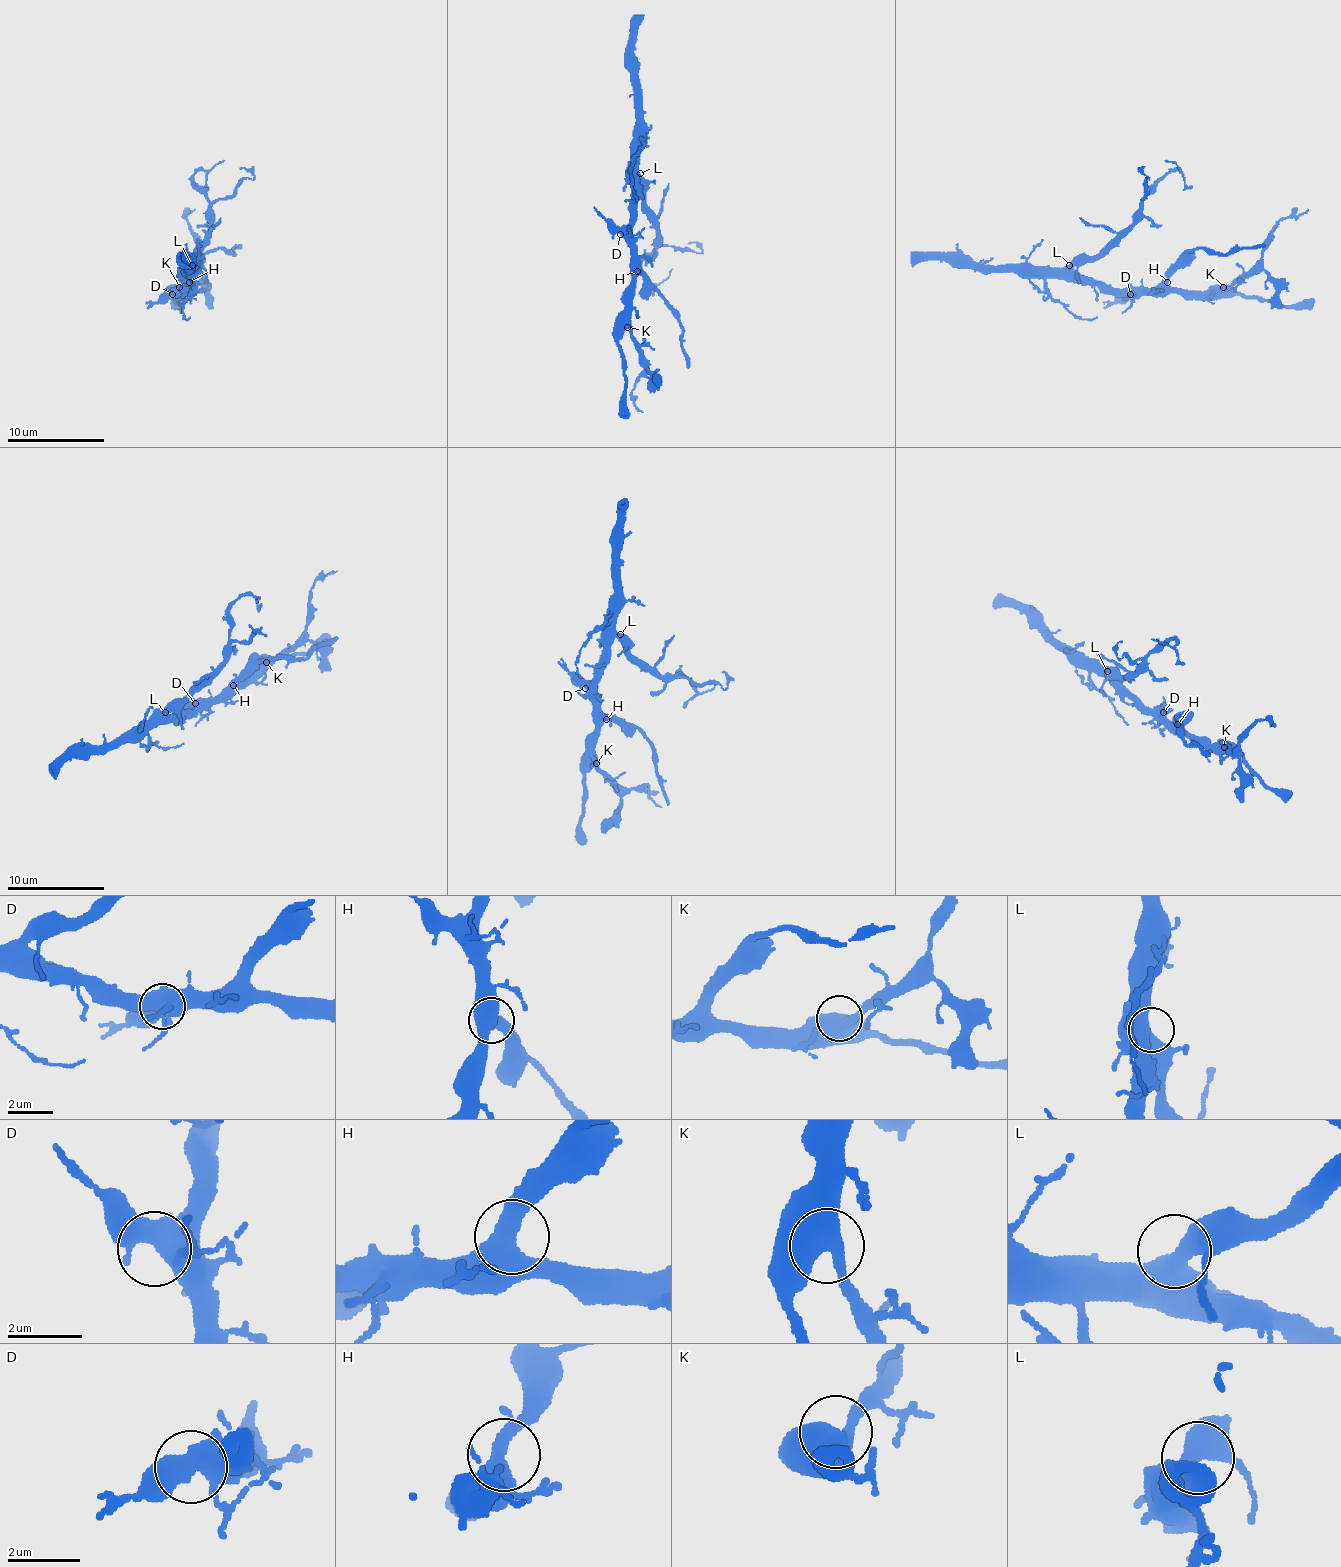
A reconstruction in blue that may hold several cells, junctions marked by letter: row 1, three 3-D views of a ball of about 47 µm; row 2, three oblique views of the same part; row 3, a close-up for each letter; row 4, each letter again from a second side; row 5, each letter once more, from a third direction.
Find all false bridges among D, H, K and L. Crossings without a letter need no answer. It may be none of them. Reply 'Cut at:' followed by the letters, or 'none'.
Cut at: none

